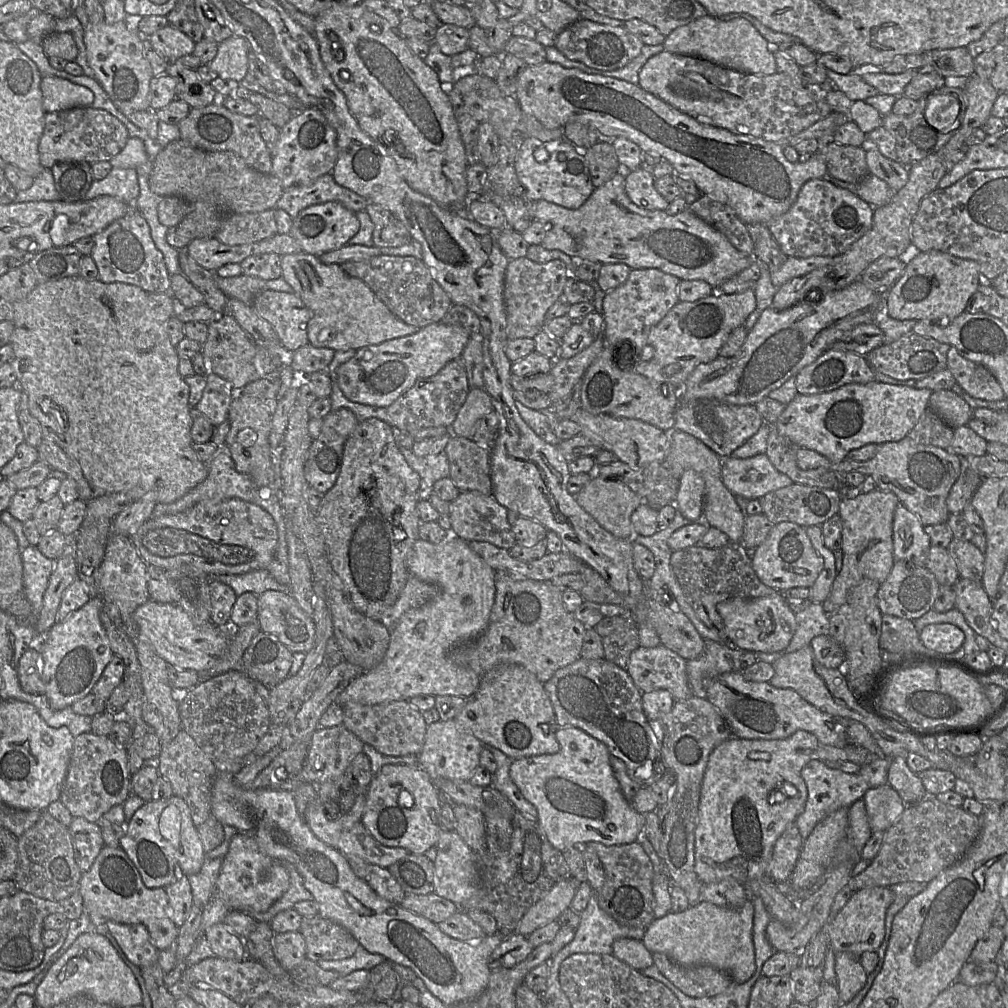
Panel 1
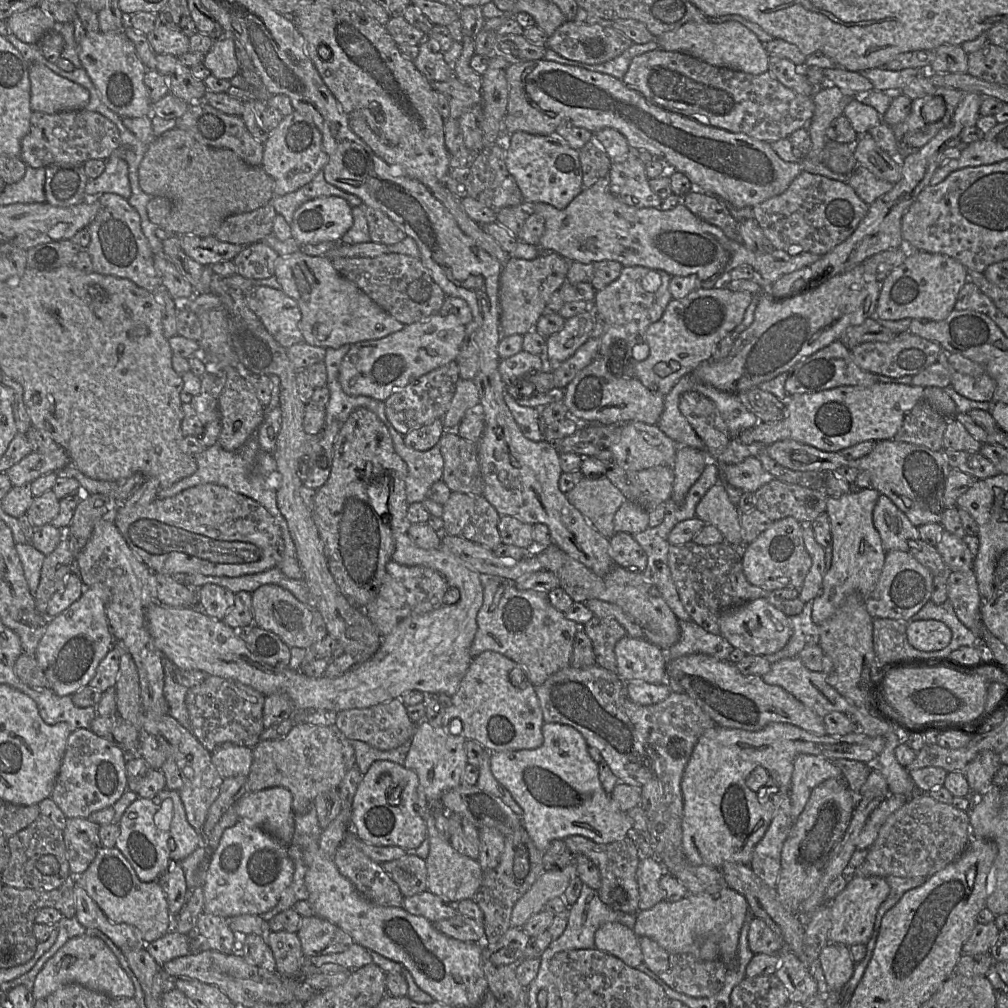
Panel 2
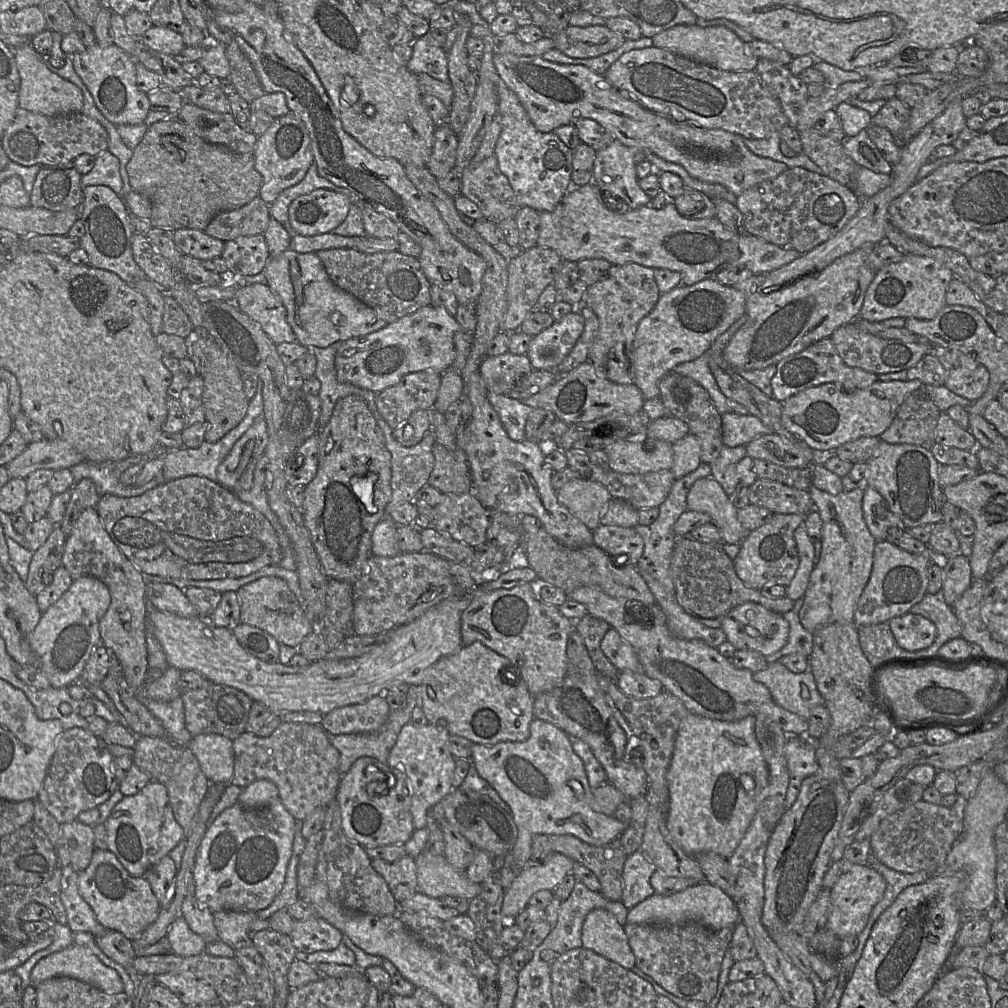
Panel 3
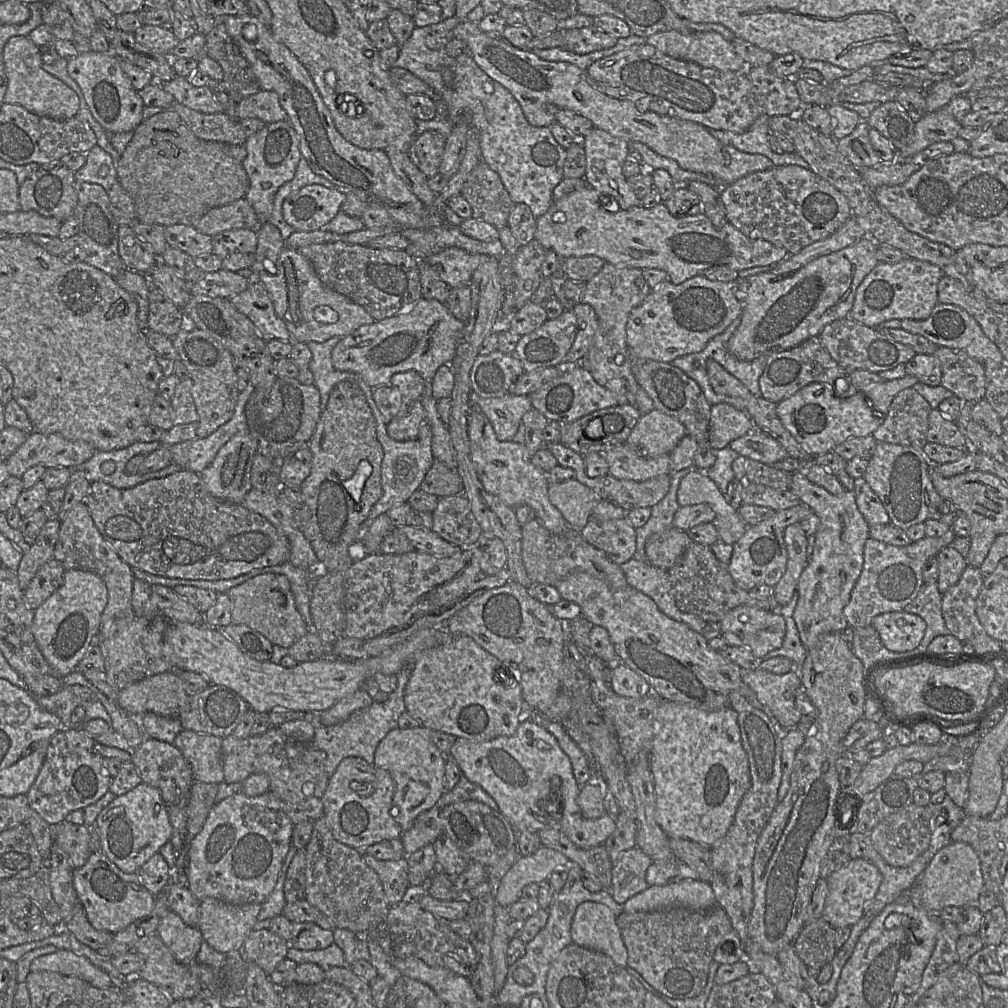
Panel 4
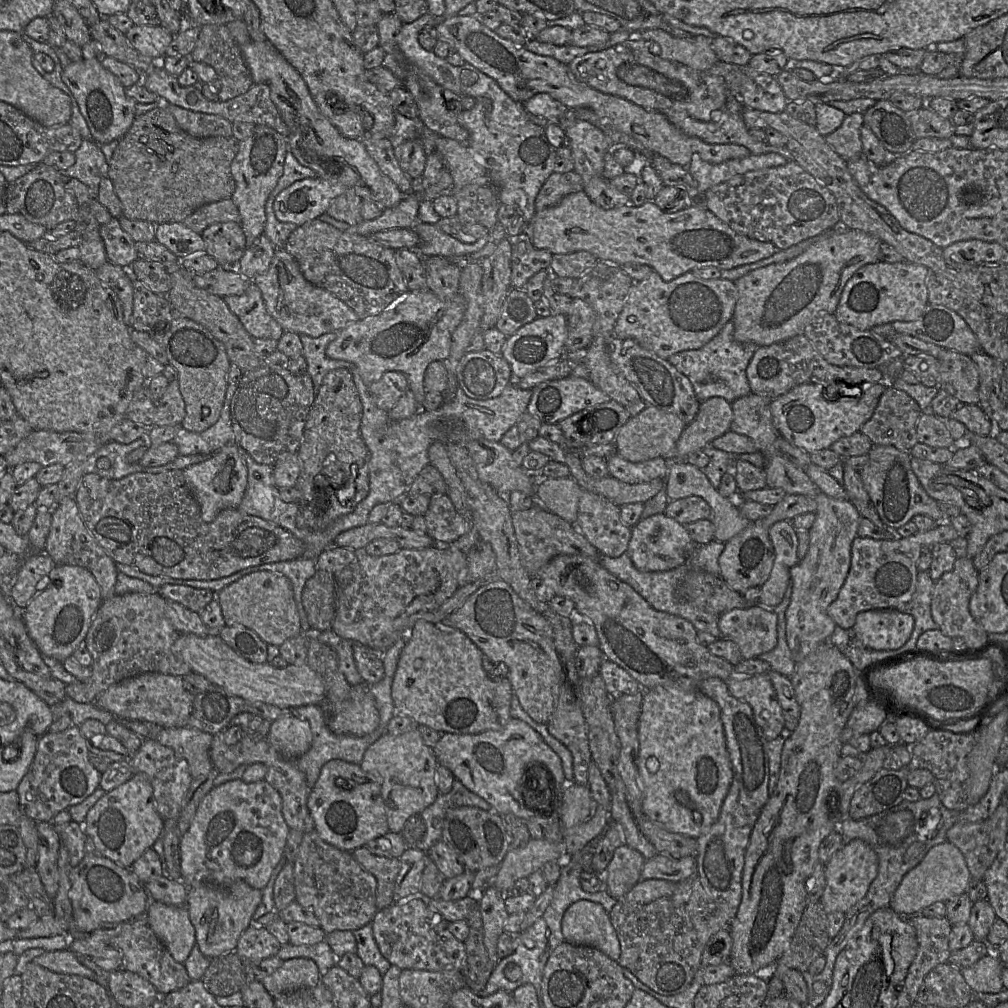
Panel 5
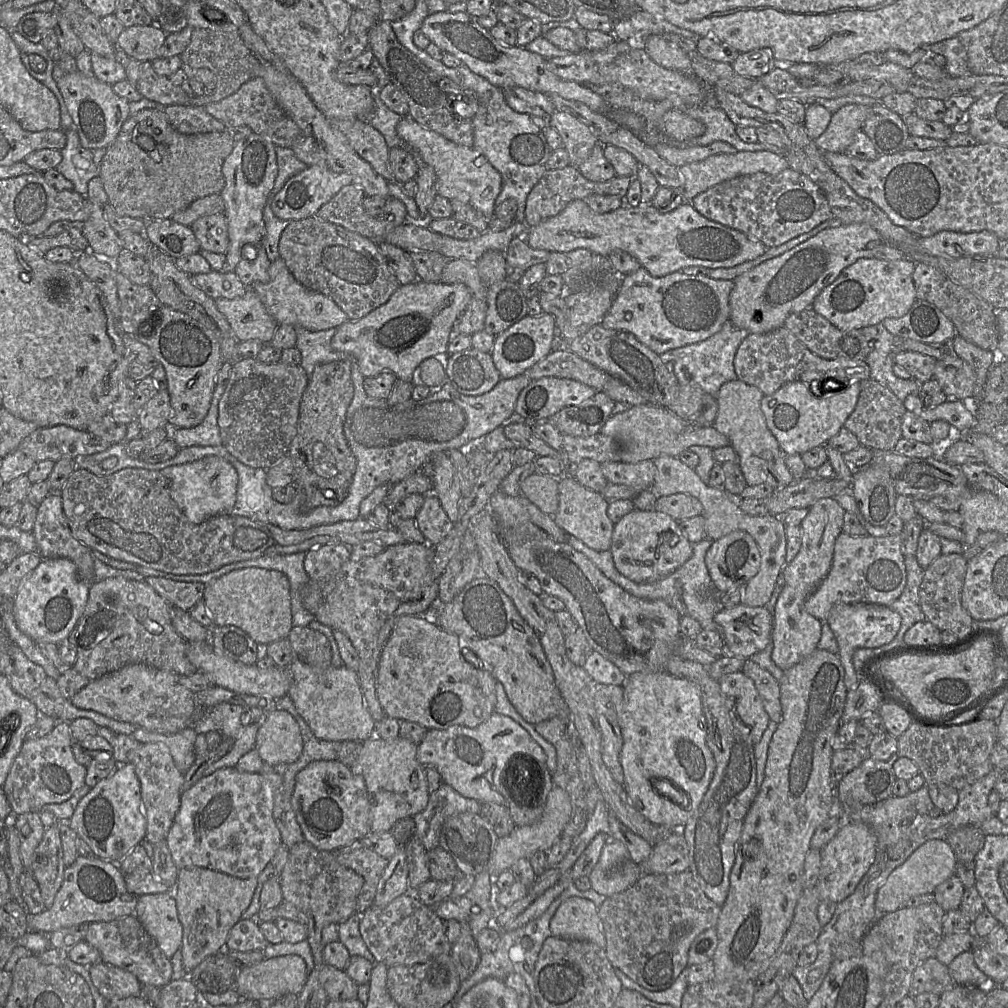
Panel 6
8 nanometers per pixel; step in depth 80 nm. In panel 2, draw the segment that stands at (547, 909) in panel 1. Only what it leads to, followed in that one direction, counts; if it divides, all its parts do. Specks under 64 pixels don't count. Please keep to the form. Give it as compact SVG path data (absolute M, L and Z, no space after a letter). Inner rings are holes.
M574 864L563 869L546 869L514 905L512 925L522 928L532 915L544 909L549 900L563 897L570 879L575 875Z

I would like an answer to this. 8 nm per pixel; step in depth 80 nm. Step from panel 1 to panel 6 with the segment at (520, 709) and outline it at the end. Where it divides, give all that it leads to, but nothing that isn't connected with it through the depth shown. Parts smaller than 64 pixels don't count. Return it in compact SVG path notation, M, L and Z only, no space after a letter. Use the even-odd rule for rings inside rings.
M401 615L395 618L393 630L387 639L379 657L377 666L377 676L375 682L375 692L377 699L385 713L385 716L399 720L416 722L427 729L447 729L454 725L461 725L474 728L487 720L495 712L496 691L495 685L497 680L487 671L473 666L465 660L461 653L463 644L460 638L439 626L431 617L425 615Z

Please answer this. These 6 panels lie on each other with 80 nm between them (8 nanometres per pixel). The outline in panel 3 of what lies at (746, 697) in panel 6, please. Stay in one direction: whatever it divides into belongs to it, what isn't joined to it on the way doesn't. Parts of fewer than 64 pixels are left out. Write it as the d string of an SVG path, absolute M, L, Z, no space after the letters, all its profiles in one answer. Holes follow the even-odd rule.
M777 661L753 673L752 677L768 688L777 705L806 720L813 707L824 706L824 699L810 671L794 673Z

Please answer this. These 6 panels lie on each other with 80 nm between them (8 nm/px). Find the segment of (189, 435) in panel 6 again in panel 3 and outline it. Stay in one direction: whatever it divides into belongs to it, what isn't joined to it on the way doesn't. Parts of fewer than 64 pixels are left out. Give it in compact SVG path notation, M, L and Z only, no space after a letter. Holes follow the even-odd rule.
M258 393L257 395L253 394L252 397L248 398L248 400L248 409L243 420L217 442L208 442L205 440L199 447L196 448L185 446L179 449L168 449L167 451L164 451L166 452L165 464L163 467L165 481L167 482L190 475L196 475L206 477L209 480L216 482L217 469L228 455L235 442L248 430L257 417L263 416L263 400L261 393Z

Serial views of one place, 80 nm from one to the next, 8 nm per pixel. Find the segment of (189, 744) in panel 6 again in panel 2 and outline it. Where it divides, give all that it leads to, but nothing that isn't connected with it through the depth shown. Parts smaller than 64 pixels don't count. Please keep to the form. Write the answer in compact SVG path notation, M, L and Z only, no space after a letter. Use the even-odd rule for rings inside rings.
M224 743L211 752L211 759L223 779L247 776L253 762L252 748Z

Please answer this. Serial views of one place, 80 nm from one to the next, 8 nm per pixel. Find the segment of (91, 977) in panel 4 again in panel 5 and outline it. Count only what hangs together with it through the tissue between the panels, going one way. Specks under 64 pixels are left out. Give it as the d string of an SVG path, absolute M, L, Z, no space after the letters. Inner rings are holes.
M69 949L46 951L32 962L53 972L95 978L95 972L85 966L78 955Z

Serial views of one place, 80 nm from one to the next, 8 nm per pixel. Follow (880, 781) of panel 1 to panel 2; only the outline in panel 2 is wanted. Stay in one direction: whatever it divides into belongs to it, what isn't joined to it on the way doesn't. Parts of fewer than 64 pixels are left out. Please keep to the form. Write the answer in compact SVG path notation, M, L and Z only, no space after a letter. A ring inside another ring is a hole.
M800 754L794 759L793 765L789 798L791 815L796 819L816 786L830 778L843 780L840 769L821 756Z

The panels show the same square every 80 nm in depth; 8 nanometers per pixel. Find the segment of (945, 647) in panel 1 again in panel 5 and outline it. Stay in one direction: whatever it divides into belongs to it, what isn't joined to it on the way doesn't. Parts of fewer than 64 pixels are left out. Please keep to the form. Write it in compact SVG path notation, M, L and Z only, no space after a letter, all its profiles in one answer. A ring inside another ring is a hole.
M874 609L858 613L850 632L869 649L897 650L907 643L913 629L913 616L896 609Z

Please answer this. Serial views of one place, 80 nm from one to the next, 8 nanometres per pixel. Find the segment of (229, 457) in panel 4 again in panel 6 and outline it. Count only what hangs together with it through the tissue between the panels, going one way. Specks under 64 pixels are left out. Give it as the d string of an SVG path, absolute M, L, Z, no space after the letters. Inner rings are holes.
M219 456L174 465L160 470L169 482L169 492L179 509L194 524L222 514L229 514L236 502L238 474L234 466Z

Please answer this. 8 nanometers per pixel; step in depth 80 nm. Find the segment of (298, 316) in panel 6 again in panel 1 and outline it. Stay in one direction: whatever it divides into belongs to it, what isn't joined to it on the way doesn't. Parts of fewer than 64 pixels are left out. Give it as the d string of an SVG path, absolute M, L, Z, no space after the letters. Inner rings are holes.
M303 251L281 256L282 278L311 311L307 327L309 344L335 351L358 350L408 336L418 327L397 318L362 280L346 274L339 264L325 264Z

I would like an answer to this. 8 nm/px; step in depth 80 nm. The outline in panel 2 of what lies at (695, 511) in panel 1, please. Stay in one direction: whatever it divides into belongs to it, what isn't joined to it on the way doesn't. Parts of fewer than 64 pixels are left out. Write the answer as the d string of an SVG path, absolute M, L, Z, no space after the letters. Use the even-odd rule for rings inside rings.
M678 446L672 466L674 484L671 498L682 503L693 484L701 476L709 456L705 450L689 446Z

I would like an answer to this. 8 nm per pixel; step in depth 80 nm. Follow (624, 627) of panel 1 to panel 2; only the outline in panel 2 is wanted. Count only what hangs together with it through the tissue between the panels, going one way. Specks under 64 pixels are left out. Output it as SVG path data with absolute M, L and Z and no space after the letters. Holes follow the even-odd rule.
M593 616L581 629L592 641L595 663L611 672L617 673L615 645L627 636L624 627L614 618Z

